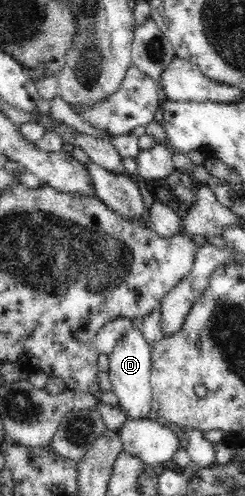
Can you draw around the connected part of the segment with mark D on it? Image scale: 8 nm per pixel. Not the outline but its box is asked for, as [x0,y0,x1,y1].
[109,318,153,419]

